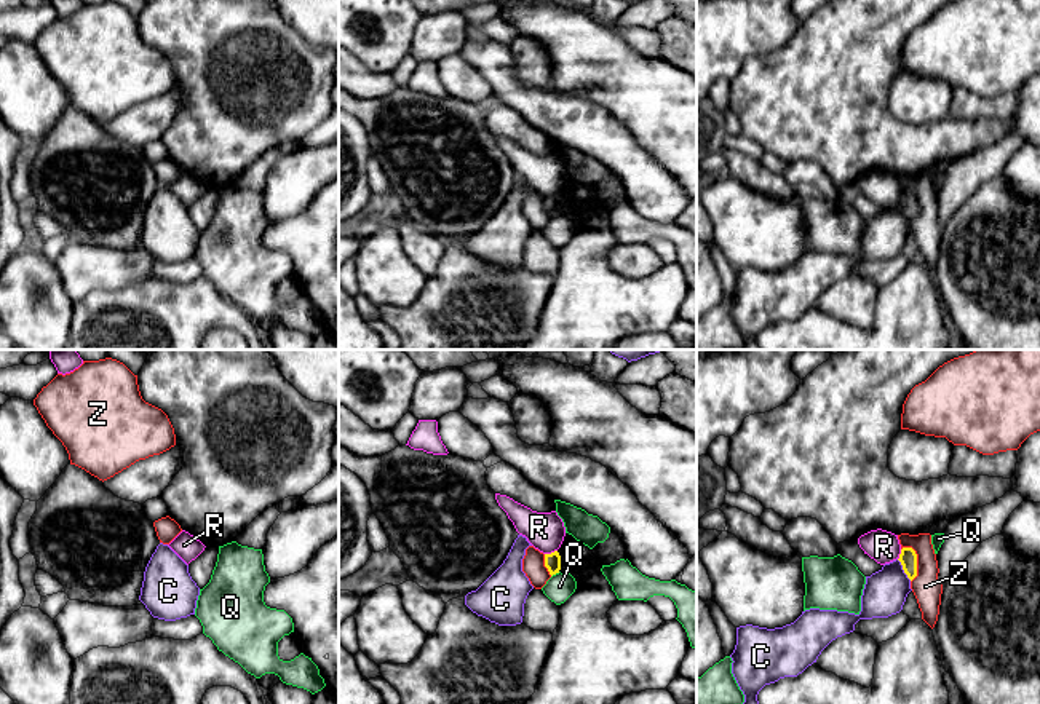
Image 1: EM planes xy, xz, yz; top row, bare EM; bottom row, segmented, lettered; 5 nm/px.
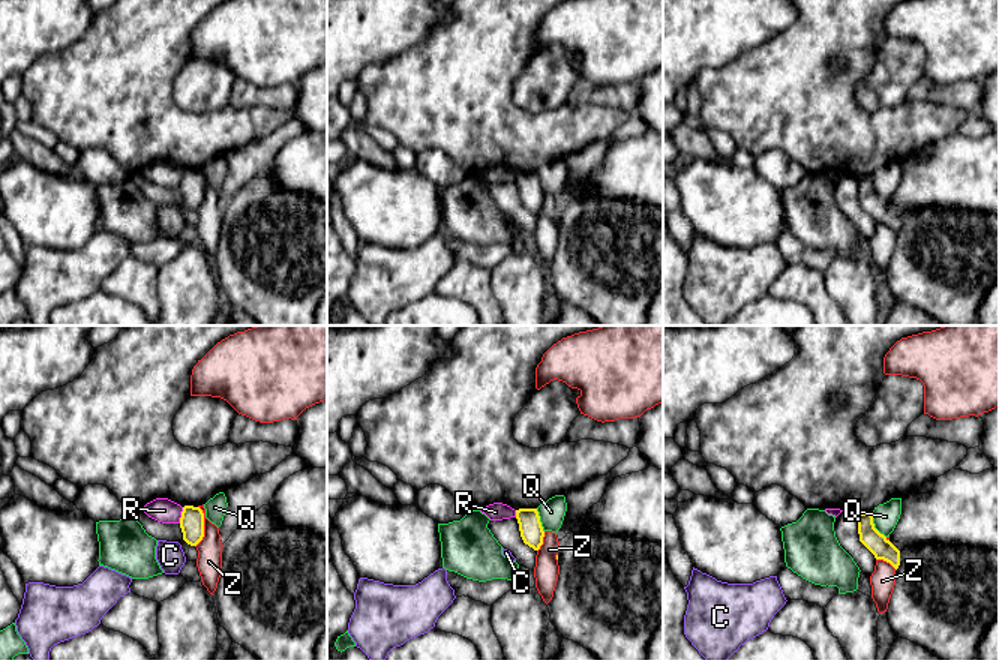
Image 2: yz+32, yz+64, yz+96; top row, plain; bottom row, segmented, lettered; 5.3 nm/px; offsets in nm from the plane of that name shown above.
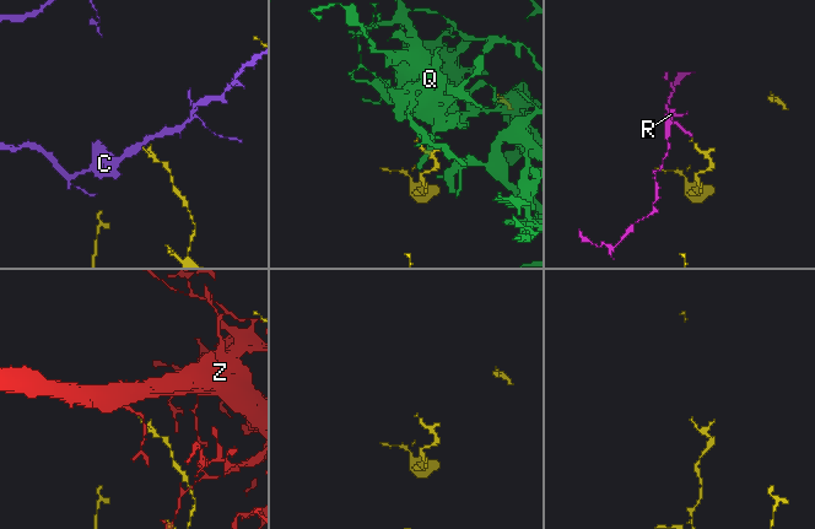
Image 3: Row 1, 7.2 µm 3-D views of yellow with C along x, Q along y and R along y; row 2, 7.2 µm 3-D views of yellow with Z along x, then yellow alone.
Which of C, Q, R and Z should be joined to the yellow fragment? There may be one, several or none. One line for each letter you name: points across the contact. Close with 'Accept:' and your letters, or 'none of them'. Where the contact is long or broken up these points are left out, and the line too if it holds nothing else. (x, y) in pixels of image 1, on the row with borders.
Accept: none of them

